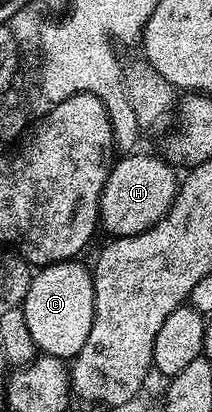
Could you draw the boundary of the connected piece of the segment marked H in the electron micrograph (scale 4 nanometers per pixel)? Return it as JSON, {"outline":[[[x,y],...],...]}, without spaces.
{"outline":[[[125,154],[123,157],[117,158],[111,164],[106,177],[106,185],[102,189],[102,197],[100,198],[100,223],[103,230],[105,227],[109,231],[109,236],[137,235],[146,229],[150,229],[159,219],[163,219],[168,214],[172,202],[176,200],[178,175],[172,164],[159,154],[156,154],[157,156],[140,154]]]}

